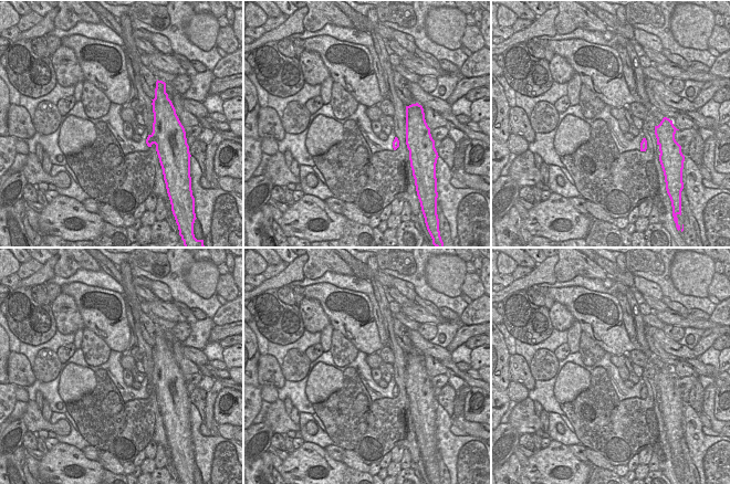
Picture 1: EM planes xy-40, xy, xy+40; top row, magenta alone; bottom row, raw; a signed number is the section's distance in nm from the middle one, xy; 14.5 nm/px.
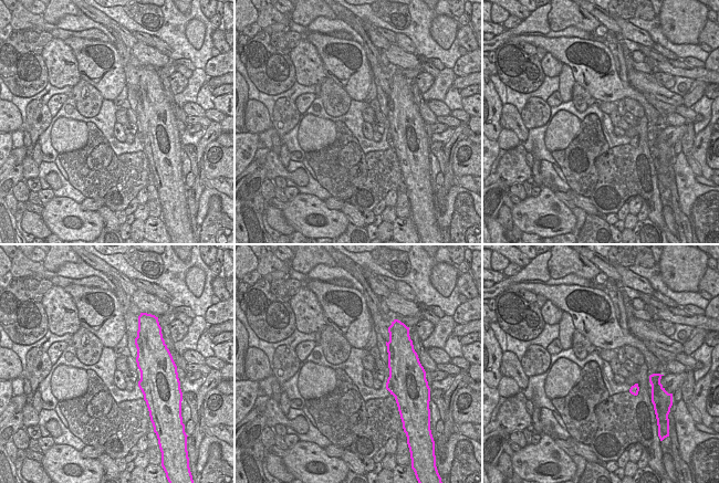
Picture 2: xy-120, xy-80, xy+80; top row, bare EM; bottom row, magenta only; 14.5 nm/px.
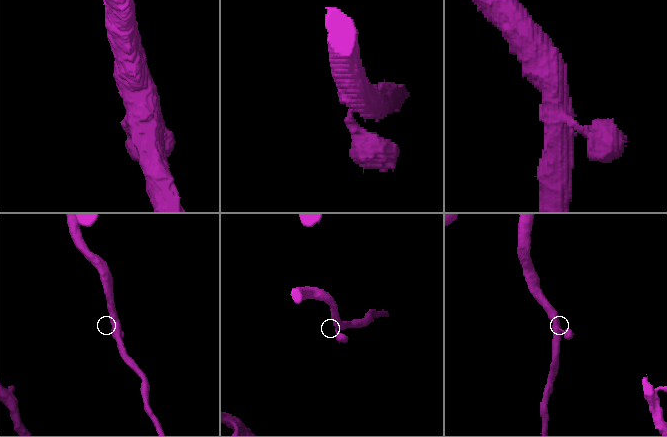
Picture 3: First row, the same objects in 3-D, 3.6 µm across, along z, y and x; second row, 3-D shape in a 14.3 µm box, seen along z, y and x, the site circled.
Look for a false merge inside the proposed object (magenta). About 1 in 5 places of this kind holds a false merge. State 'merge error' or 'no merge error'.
no merge error

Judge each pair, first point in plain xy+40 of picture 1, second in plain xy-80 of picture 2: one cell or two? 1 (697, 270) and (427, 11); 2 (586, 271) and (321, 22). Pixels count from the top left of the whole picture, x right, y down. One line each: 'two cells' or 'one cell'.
1: two cells
2: two cells

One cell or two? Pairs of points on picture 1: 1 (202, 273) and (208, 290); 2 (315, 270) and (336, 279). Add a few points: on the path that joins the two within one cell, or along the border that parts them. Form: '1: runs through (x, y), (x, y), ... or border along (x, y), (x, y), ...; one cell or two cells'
1: runs through (202, 277), (205, 285); one cell
2: border along (350, 274), (324, 272), (315, 279), (305, 277); two cells

